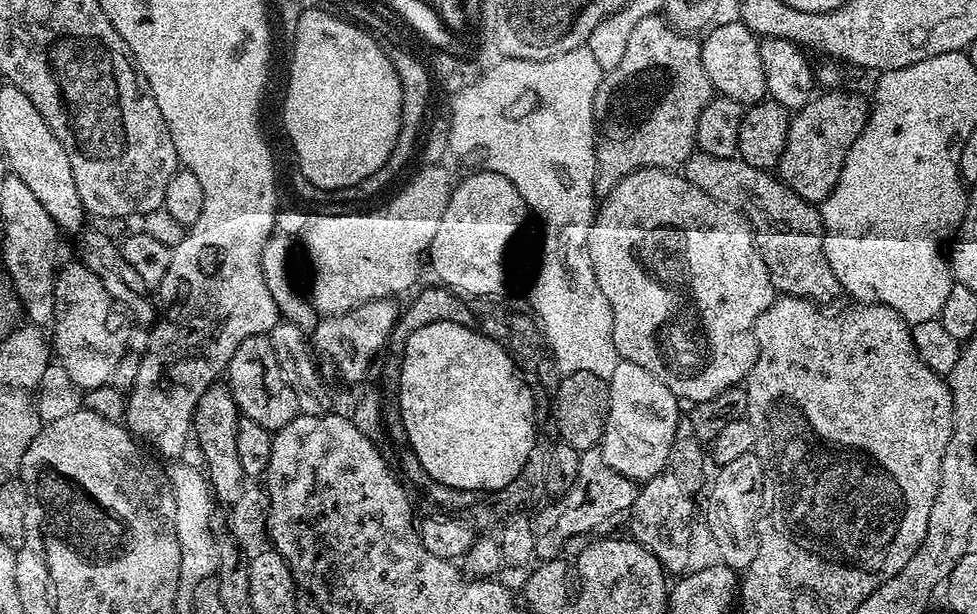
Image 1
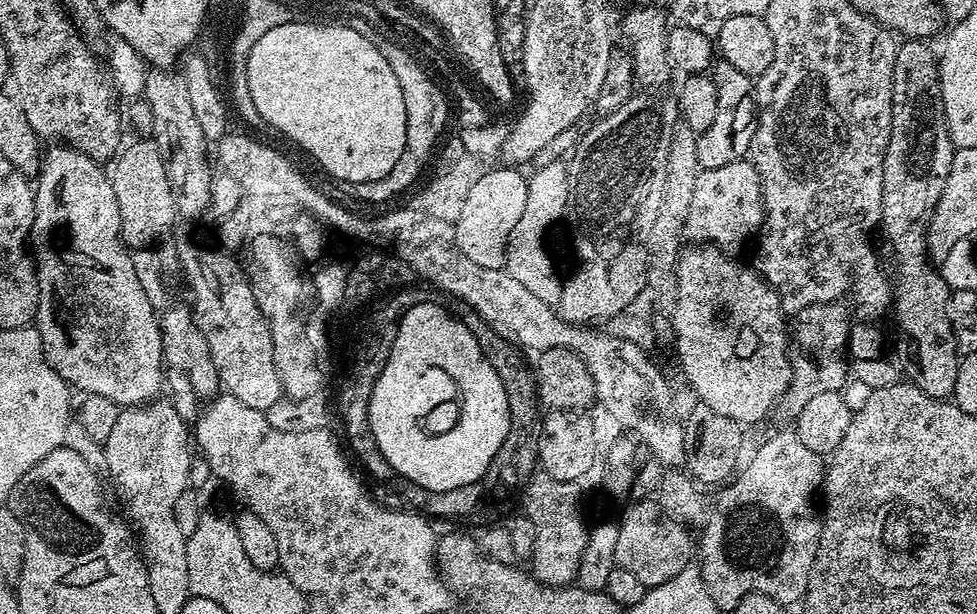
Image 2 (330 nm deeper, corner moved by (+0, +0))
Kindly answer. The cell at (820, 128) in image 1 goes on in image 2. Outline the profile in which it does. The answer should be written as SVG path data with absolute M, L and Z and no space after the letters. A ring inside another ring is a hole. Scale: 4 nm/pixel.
M751 159L735 160L727 166L718 166L717 168L705 168L698 174L698 183L694 185L693 202L690 203L690 214L688 218L691 231L701 232L705 236L705 241L711 242L716 246L728 246L724 244L744 244L753 239L759 233L761 224L764 223L764 195L762 194L762 186L760 185L760 175L758 170L753 166Z

